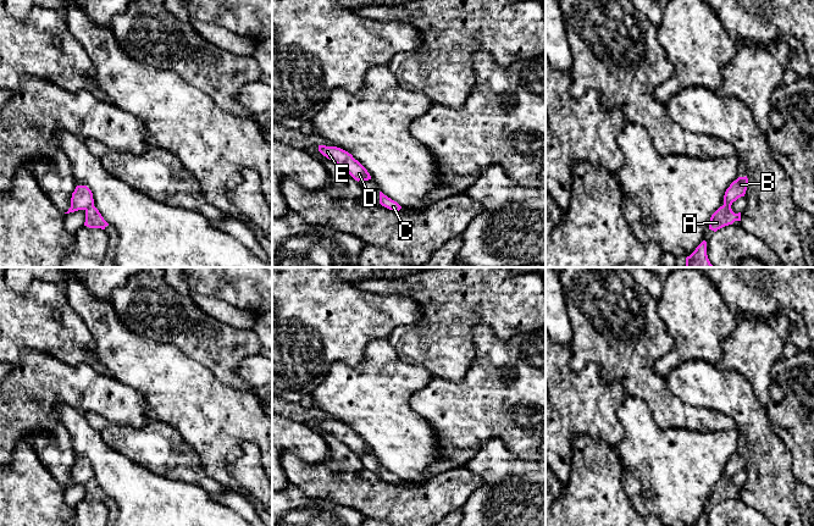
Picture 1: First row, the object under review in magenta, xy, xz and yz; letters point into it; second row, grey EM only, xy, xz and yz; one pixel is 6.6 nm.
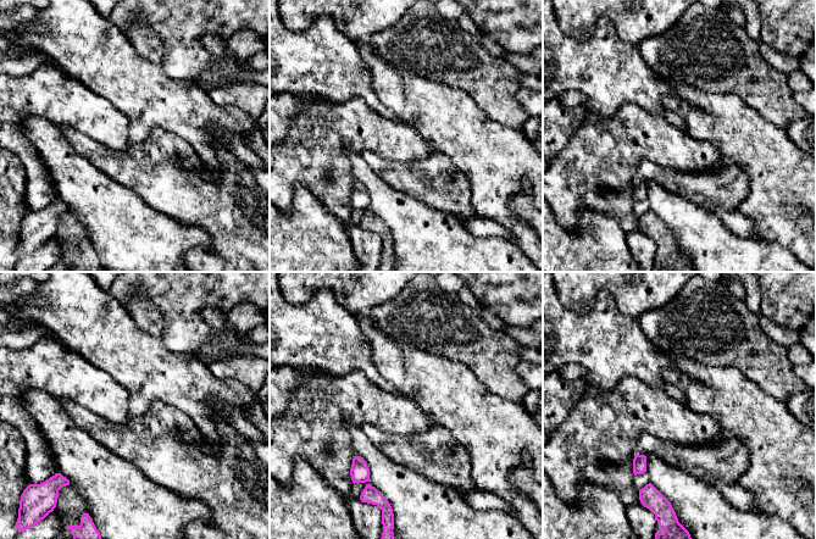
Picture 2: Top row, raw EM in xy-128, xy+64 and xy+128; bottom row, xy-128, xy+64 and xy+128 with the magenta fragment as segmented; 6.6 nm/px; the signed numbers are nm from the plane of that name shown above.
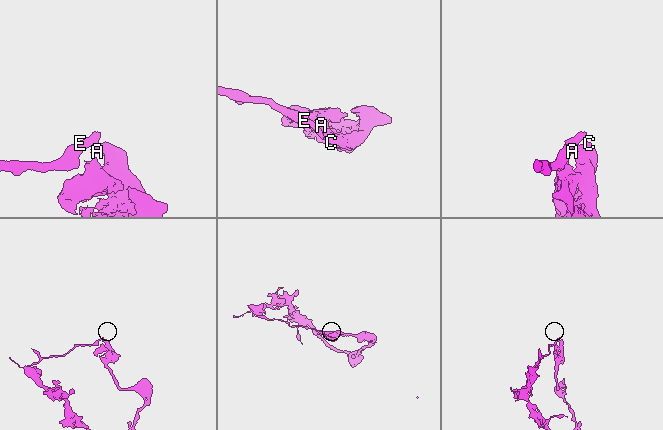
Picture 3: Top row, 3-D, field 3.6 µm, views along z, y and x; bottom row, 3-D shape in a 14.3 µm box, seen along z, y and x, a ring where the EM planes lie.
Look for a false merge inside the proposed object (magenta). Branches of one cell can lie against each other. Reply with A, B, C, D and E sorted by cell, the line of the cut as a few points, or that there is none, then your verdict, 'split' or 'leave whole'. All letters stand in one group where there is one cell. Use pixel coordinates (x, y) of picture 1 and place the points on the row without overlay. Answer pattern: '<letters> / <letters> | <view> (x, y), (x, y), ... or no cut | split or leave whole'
A C / B D E | xy (93, 477), (86, 483) | split

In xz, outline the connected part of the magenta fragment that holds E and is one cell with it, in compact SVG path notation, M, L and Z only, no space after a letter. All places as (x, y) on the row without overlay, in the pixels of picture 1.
M319 419L319 425L348 445L355 454L371 453L367 443L348 425L337 420Z

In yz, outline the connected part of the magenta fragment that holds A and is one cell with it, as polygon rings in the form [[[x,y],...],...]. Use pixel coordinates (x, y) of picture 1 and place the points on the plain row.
[[[720,480],[710,491],[709,503],[716,505],[718,503],[732,498],[735,494],[741,494],[741,486],[735,487],[731,480]]]

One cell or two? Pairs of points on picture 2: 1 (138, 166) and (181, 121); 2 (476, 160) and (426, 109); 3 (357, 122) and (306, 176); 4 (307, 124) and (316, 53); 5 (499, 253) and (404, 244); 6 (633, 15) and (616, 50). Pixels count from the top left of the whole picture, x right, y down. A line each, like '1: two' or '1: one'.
1: two
2: one
3: one
4: two
5: one
6: two

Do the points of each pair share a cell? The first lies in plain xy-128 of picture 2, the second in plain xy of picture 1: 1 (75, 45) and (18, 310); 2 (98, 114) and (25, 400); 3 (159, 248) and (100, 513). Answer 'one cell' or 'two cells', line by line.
1: two cells
2: one cell
3: two cells

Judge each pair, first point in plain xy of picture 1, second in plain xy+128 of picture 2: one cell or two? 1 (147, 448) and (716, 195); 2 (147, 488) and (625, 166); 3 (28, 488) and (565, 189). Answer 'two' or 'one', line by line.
1: one
2: two
3: two

